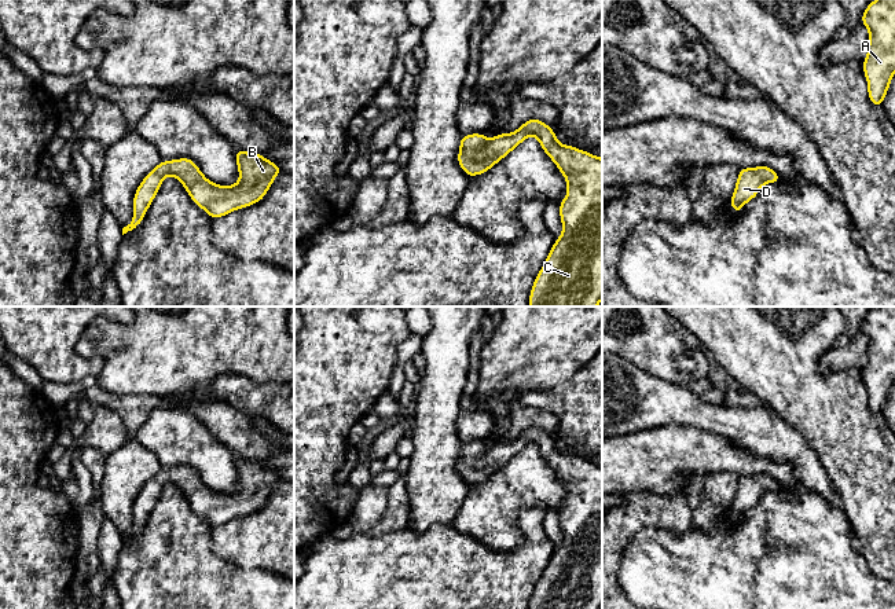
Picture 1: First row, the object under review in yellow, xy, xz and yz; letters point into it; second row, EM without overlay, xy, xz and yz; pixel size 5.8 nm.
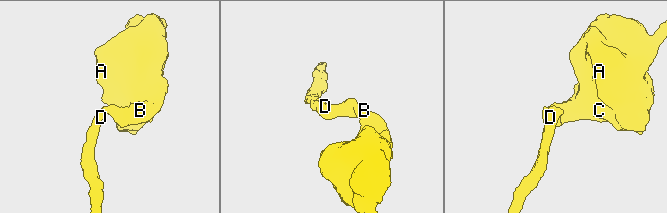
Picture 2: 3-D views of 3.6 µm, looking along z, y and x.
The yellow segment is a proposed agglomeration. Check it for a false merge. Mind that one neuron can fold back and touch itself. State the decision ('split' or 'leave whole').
leave whole

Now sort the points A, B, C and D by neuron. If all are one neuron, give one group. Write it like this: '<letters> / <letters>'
A B C D

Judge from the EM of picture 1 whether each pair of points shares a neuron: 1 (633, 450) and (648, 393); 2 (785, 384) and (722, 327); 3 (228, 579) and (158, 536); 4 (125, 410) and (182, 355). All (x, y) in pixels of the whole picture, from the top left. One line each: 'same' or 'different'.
1: different
2: same
3: same
4: different

